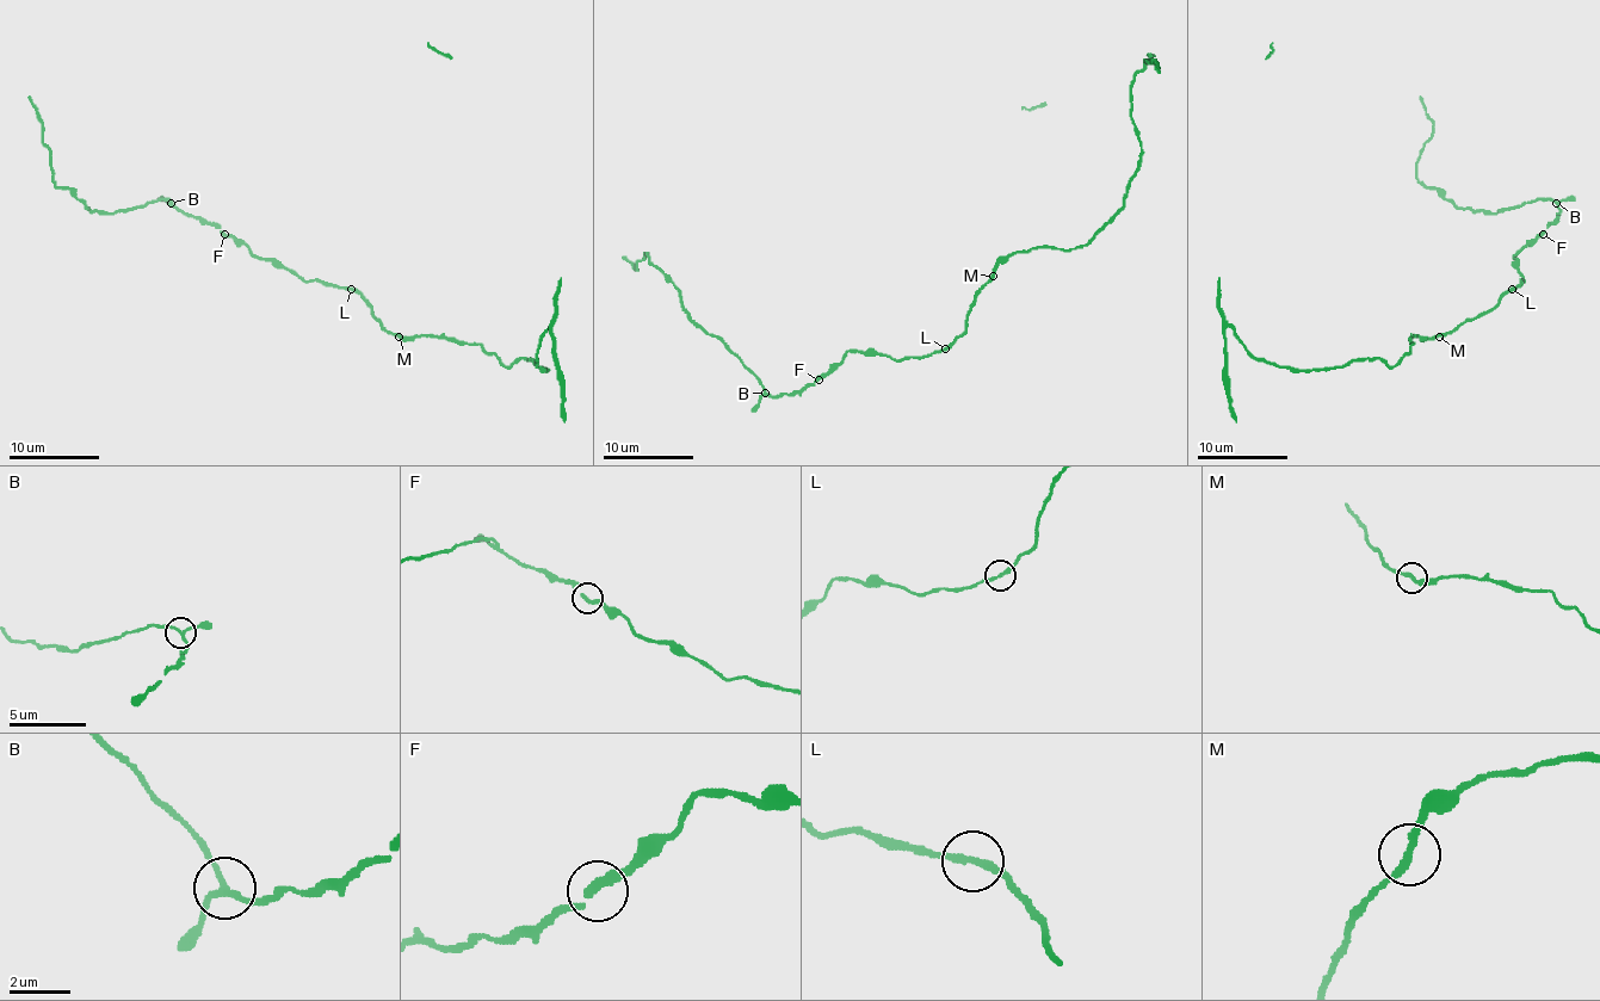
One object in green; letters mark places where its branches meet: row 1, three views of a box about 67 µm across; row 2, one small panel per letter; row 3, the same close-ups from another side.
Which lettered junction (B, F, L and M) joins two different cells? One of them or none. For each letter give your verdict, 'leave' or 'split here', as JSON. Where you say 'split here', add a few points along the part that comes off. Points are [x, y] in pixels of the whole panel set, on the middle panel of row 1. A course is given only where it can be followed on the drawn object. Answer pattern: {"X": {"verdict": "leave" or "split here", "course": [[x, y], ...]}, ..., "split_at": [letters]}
{"B": {"verdict": "split here", "course": [[766, 394], [748, 369], [693, 321], [681, 304], [679, 291], [646, 253], [636, 269], [623, 257]]}, "F": {"verdict": "leave"}, "L": {"verdict": "leave"}, "M": {"verdict": "leave"}, "split_at": ["B"]}

